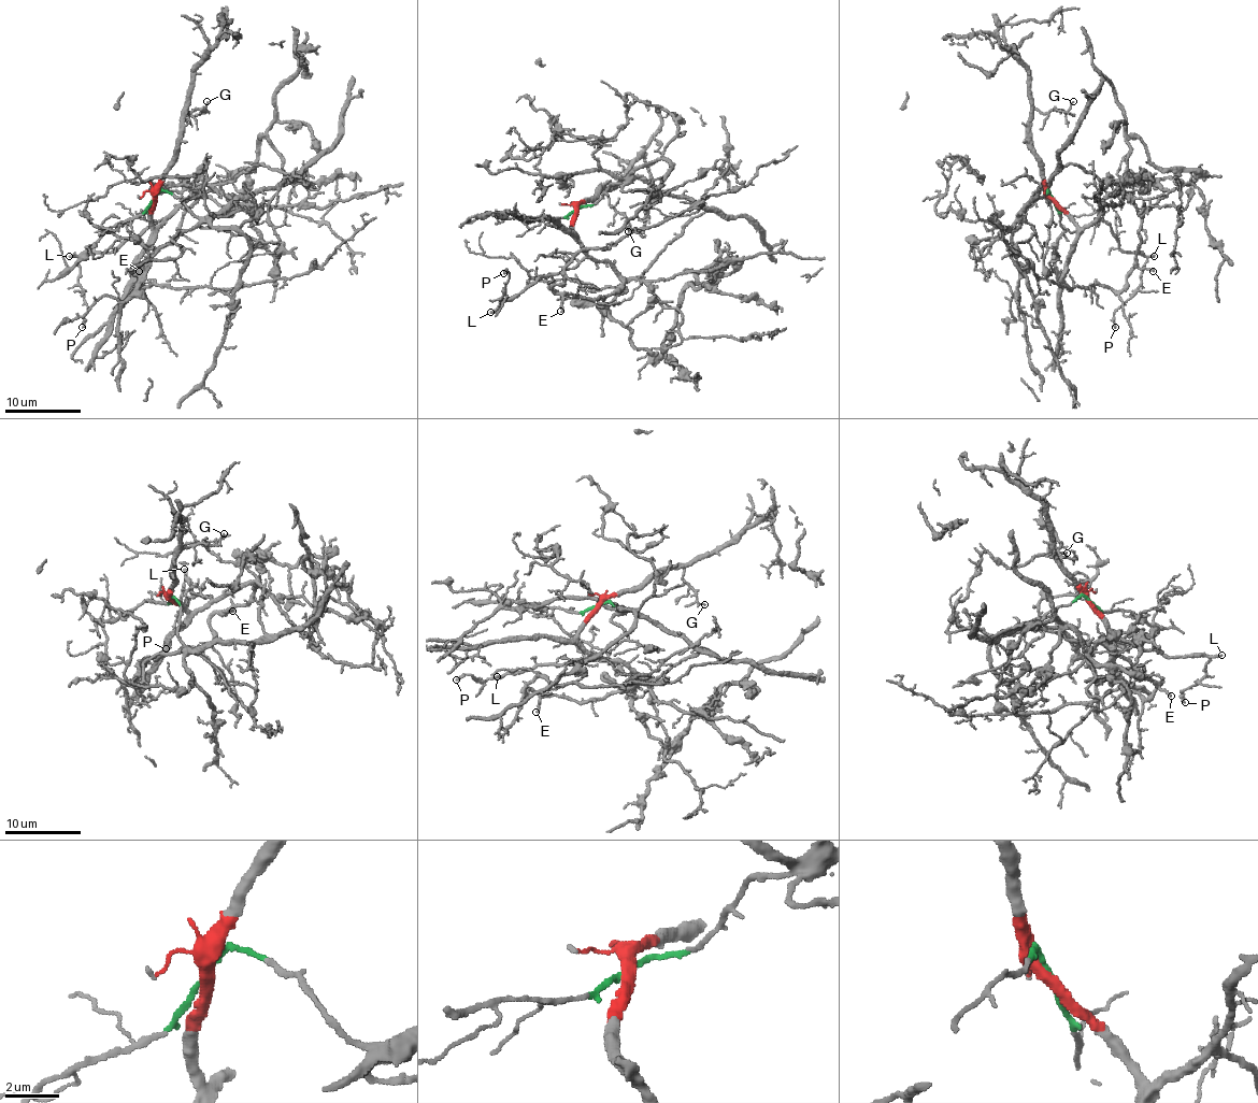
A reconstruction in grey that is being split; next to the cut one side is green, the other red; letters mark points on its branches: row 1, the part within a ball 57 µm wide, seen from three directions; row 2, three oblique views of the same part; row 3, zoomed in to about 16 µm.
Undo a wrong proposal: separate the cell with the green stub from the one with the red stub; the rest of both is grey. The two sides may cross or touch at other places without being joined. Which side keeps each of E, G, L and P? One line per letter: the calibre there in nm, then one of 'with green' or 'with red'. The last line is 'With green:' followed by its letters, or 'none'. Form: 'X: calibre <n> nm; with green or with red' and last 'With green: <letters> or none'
E: calibre 170 nm; with red
G: calibre 100 nm; with red
L: calibre 180 nm; with red
P: calibre 140 nm; with red
With green: none

